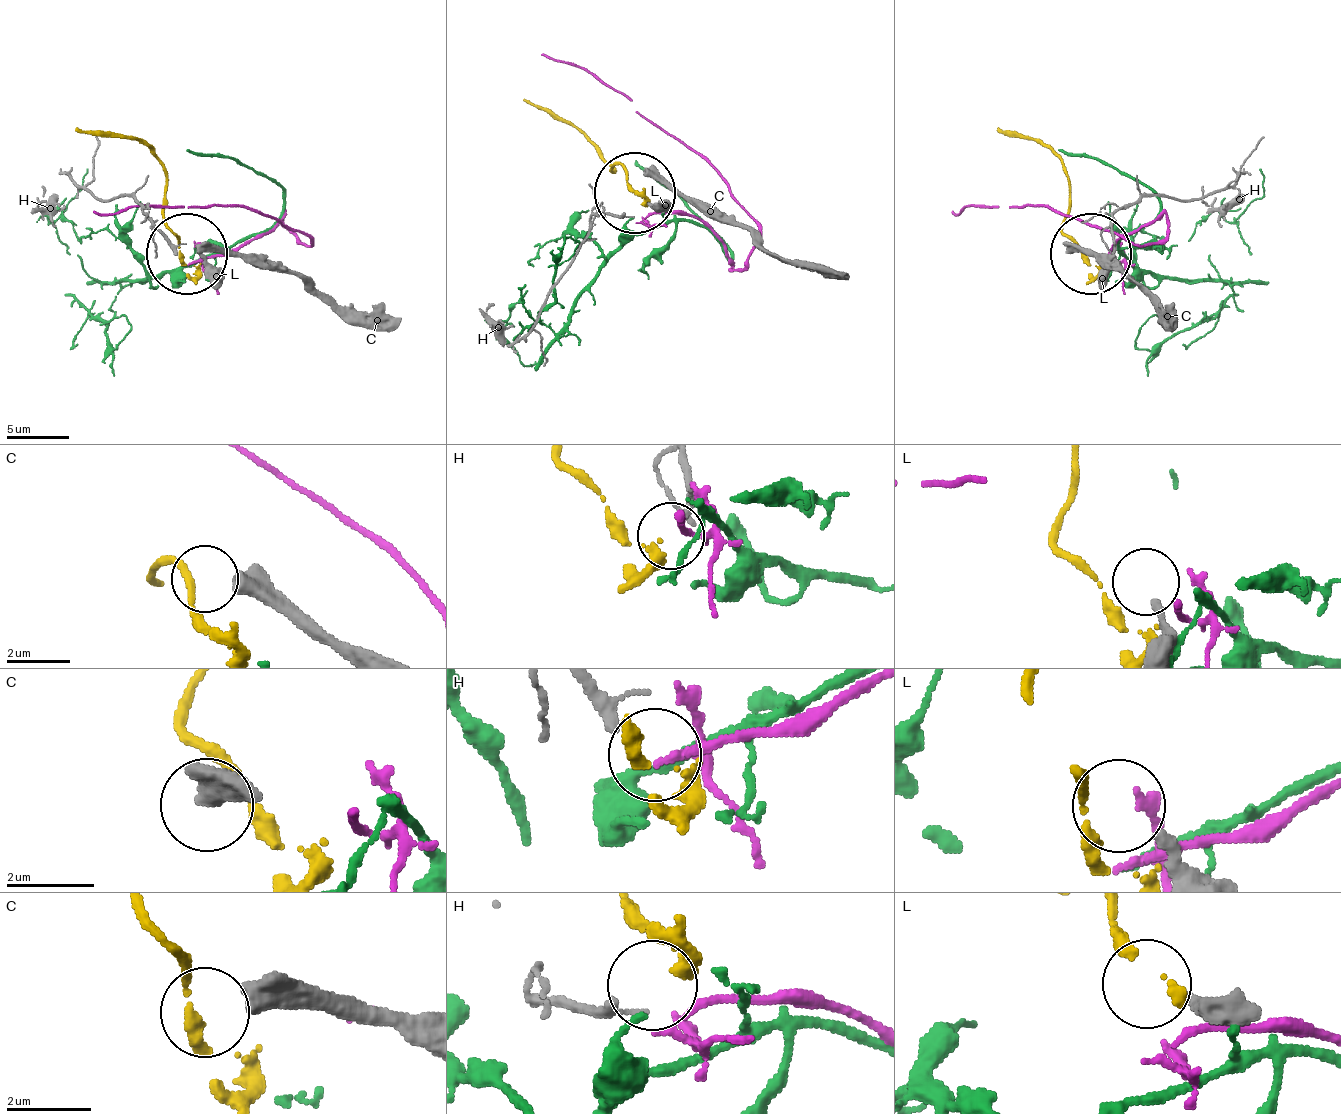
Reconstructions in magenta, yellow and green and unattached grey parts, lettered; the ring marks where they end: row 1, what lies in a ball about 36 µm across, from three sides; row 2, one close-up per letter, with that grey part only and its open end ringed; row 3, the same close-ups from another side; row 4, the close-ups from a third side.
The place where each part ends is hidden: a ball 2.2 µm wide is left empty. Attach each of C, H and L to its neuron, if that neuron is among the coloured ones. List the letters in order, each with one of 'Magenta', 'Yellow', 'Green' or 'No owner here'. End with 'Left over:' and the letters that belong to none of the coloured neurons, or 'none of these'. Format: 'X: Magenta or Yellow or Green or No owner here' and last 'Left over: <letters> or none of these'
C: No owner here
H: Yellow
L: No owner here
Left over: C, L

